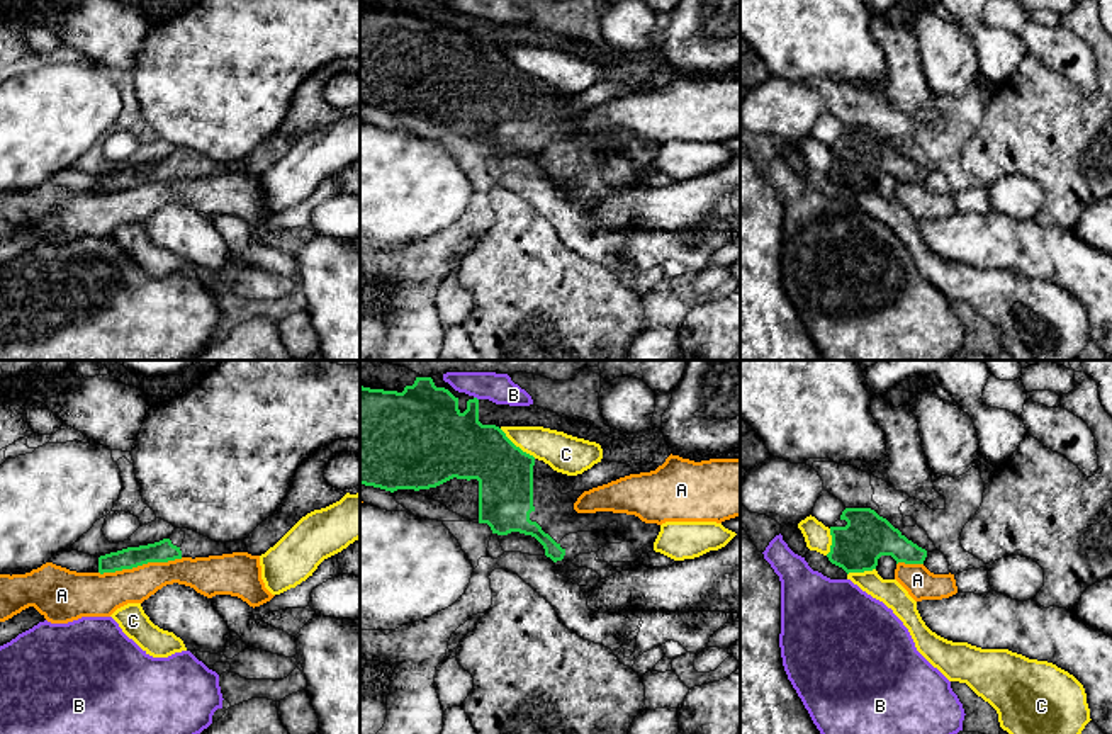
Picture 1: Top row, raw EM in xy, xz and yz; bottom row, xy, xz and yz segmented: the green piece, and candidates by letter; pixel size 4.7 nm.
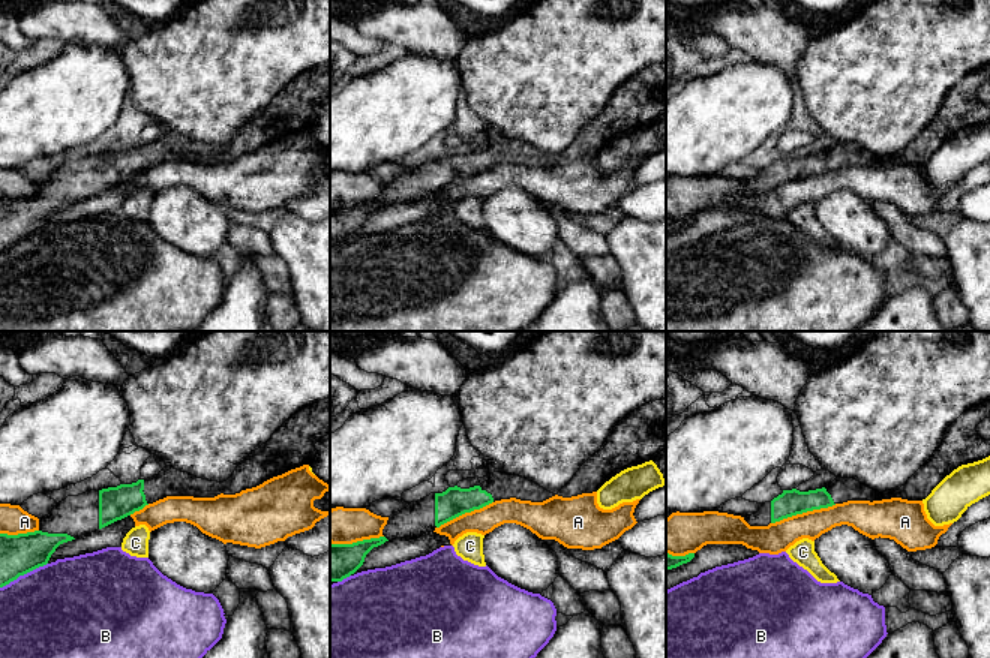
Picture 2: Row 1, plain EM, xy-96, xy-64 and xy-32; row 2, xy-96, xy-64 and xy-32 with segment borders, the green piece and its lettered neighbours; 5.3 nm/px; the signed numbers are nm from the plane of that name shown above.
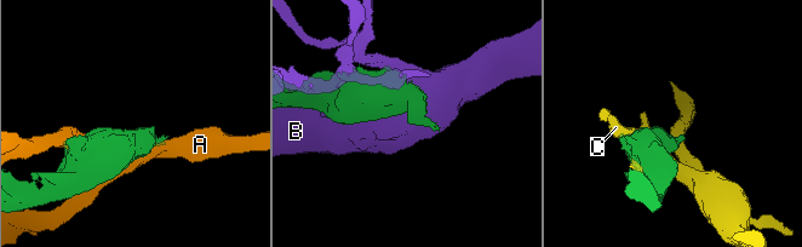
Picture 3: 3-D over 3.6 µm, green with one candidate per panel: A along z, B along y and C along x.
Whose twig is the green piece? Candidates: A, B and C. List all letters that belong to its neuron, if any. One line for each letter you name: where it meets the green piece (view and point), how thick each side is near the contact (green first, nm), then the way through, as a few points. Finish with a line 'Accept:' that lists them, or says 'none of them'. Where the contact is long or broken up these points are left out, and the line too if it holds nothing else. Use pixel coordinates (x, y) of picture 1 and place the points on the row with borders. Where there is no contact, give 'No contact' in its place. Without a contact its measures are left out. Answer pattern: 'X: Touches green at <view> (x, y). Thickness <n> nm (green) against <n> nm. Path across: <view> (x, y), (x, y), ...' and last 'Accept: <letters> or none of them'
Accept: none of them

